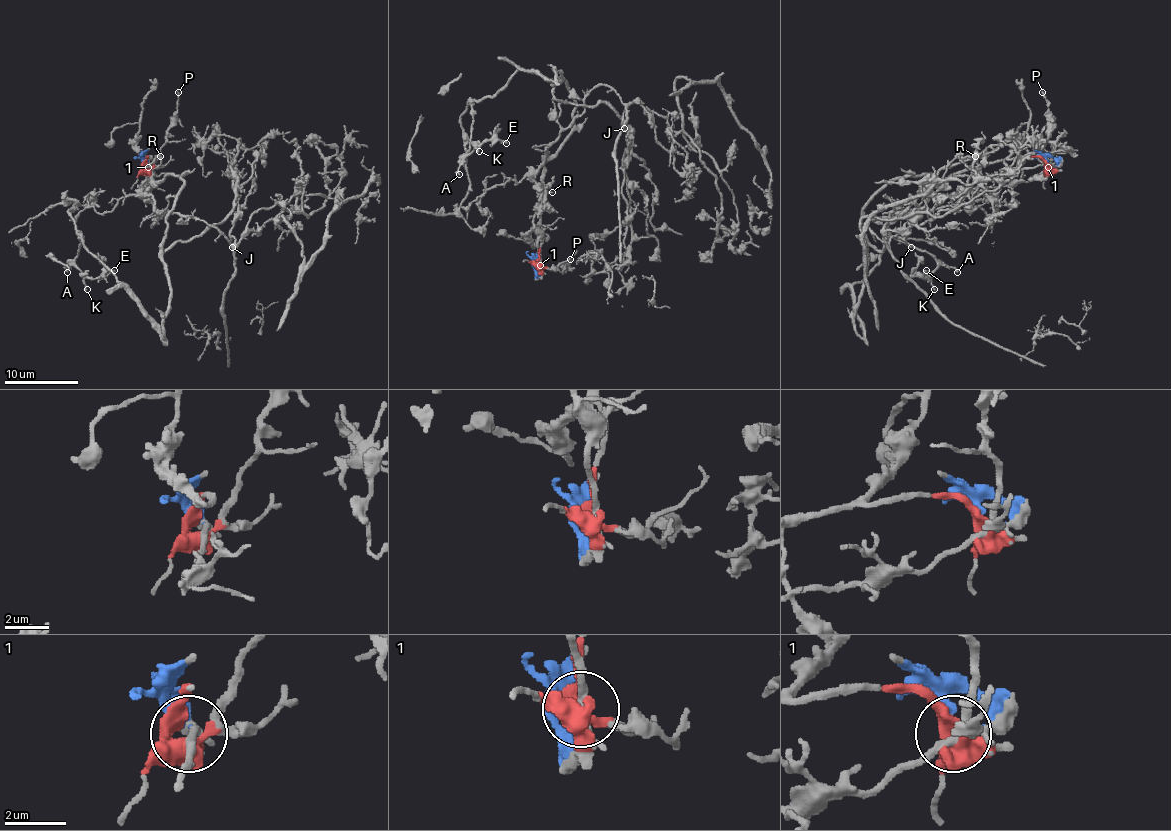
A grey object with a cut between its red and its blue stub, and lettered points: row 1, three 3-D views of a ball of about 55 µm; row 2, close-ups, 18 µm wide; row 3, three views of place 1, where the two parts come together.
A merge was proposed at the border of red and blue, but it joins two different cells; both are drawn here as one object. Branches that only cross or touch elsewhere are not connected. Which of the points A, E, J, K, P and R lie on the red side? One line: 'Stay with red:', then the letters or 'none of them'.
Stay with red: A, E, K, P, R

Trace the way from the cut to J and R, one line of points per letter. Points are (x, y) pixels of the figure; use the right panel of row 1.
J: (1046, 161), (1055, 163), (1027, 181), (954, 192), (928, 211), (868, 224), (886, 244), (901, 236), (912, 247)
R: (1046, 161), (1031, 156), (980, 163), (974, 156)

